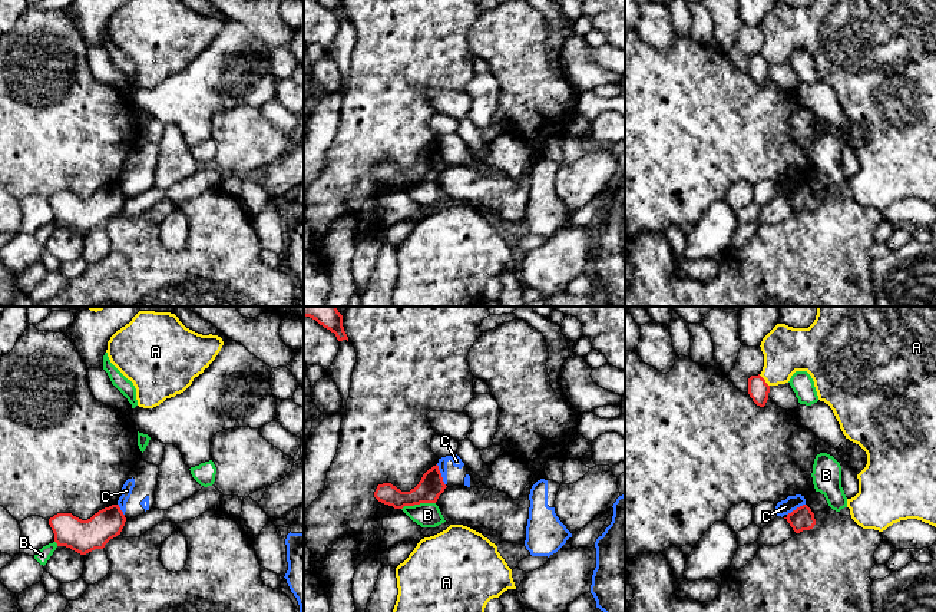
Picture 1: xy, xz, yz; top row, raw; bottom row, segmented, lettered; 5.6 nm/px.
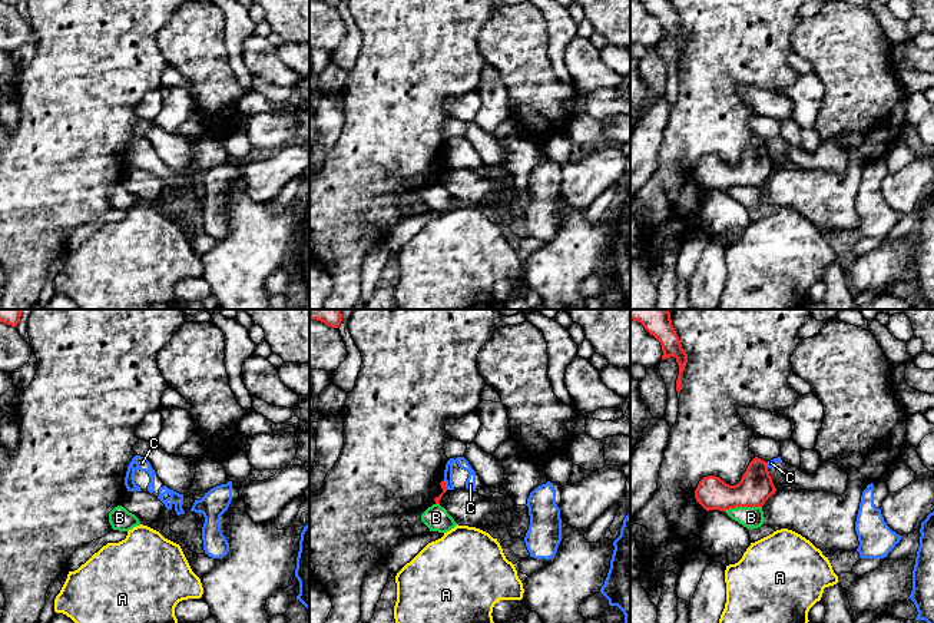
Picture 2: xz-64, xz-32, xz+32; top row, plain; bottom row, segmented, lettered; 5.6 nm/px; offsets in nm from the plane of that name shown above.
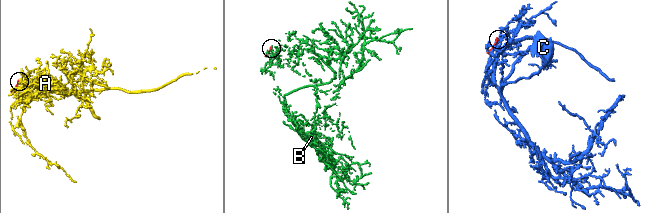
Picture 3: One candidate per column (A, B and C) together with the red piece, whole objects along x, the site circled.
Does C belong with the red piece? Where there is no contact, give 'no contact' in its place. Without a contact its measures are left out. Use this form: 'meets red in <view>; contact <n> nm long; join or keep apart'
meets red in xz; contact 130 nm long; keep apart

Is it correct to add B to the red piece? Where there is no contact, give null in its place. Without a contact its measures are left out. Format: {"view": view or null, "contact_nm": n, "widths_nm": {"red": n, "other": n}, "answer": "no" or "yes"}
{"view": "xz", "contact_nm": 200, "widths_nm": {"red": 140, "other": 140}, "answer": "no"}

